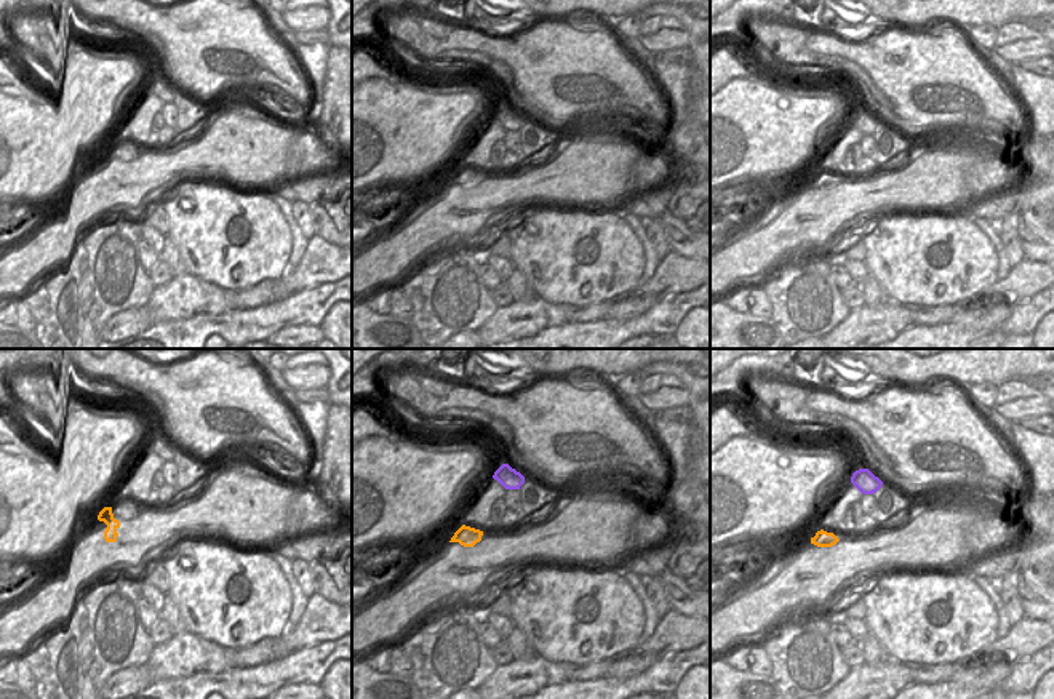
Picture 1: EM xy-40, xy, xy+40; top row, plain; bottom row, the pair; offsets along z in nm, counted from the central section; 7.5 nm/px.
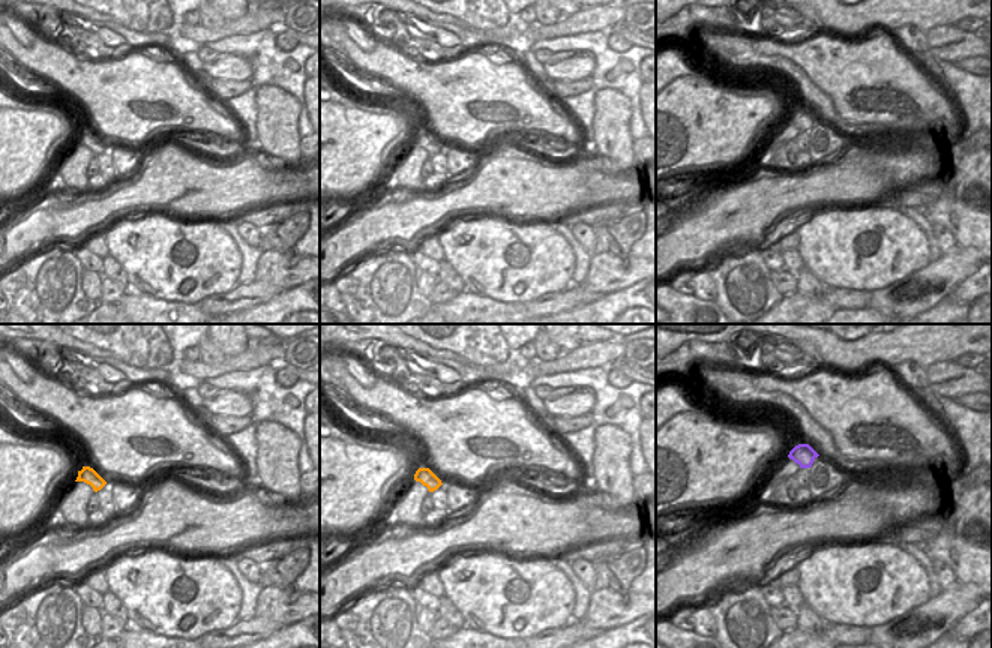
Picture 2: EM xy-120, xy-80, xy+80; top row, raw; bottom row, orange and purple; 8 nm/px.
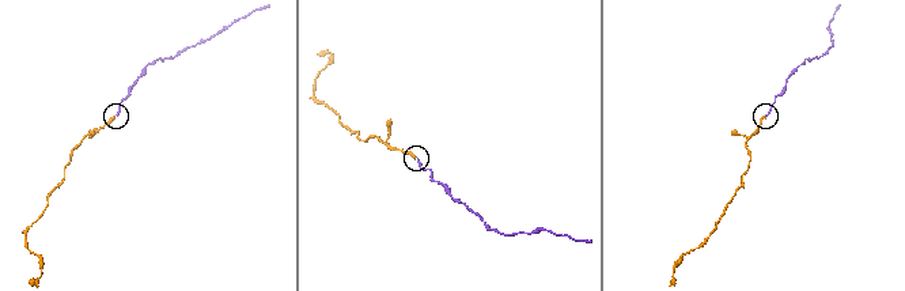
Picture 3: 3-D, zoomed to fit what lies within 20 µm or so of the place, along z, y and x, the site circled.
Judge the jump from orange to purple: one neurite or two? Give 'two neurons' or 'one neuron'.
one neuron

